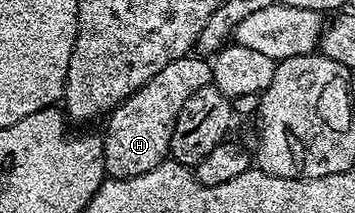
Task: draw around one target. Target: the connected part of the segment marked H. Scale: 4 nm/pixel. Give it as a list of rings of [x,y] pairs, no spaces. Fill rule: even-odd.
[[[191,53],[172,61],[172,65],[164,65],[152,81],[140,85],[136,93],[119,103],[105,120],[106,132],[100,135],[107,176],[111,179],[140,177],[140,173],[148,173],[156,169],[156,165],[167,162],[173,130],[184,101],[196,90],[210,85],[213,78],[211,60]]]

